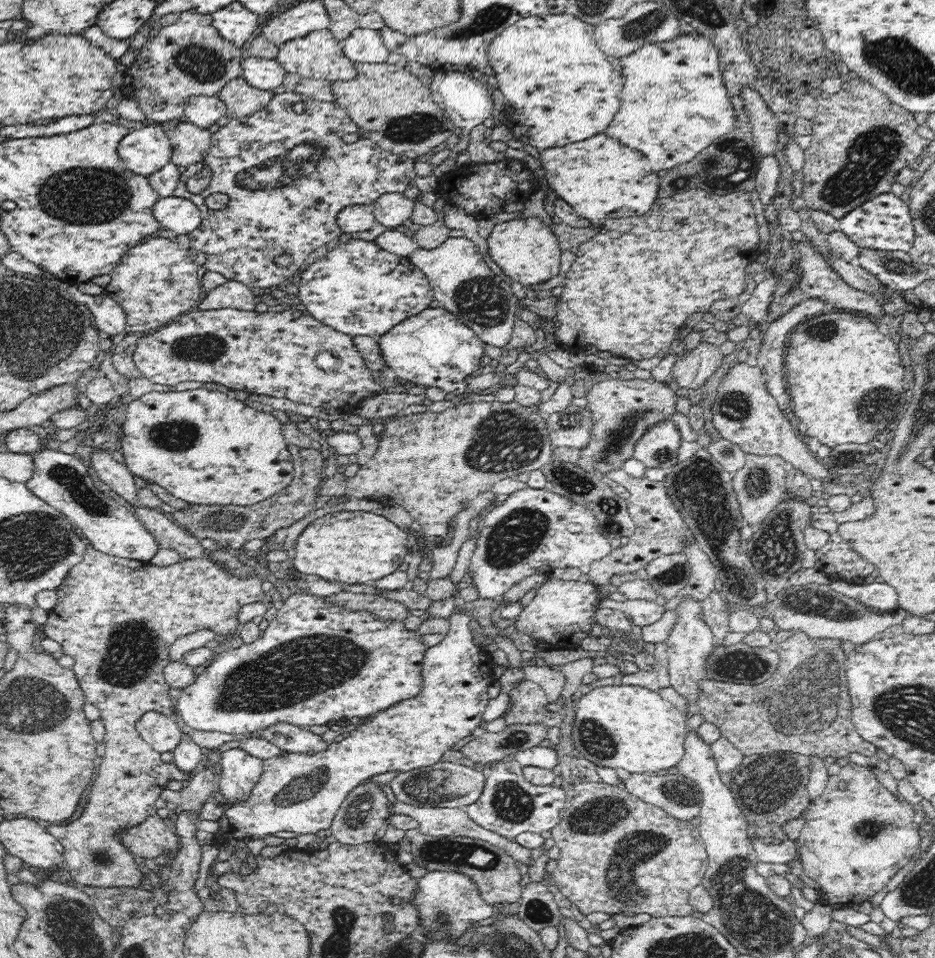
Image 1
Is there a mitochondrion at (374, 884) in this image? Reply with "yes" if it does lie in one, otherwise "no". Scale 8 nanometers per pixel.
no

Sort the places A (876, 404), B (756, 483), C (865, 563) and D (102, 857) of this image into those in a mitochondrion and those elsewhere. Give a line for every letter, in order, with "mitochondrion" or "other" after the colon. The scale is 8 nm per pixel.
A: mitochondrion
B: mitochondrion
C: other
D: mitochondrion

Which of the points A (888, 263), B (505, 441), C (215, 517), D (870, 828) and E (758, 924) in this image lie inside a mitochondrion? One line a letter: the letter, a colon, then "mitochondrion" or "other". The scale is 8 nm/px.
A: mitochondrion
B: mitochondrion
C: mitochondrion
D: mitochondrion
E: mitochondrion

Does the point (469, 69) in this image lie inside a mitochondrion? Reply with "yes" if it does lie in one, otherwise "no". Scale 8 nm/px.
no

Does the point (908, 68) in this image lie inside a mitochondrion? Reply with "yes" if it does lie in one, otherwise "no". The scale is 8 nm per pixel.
yes

